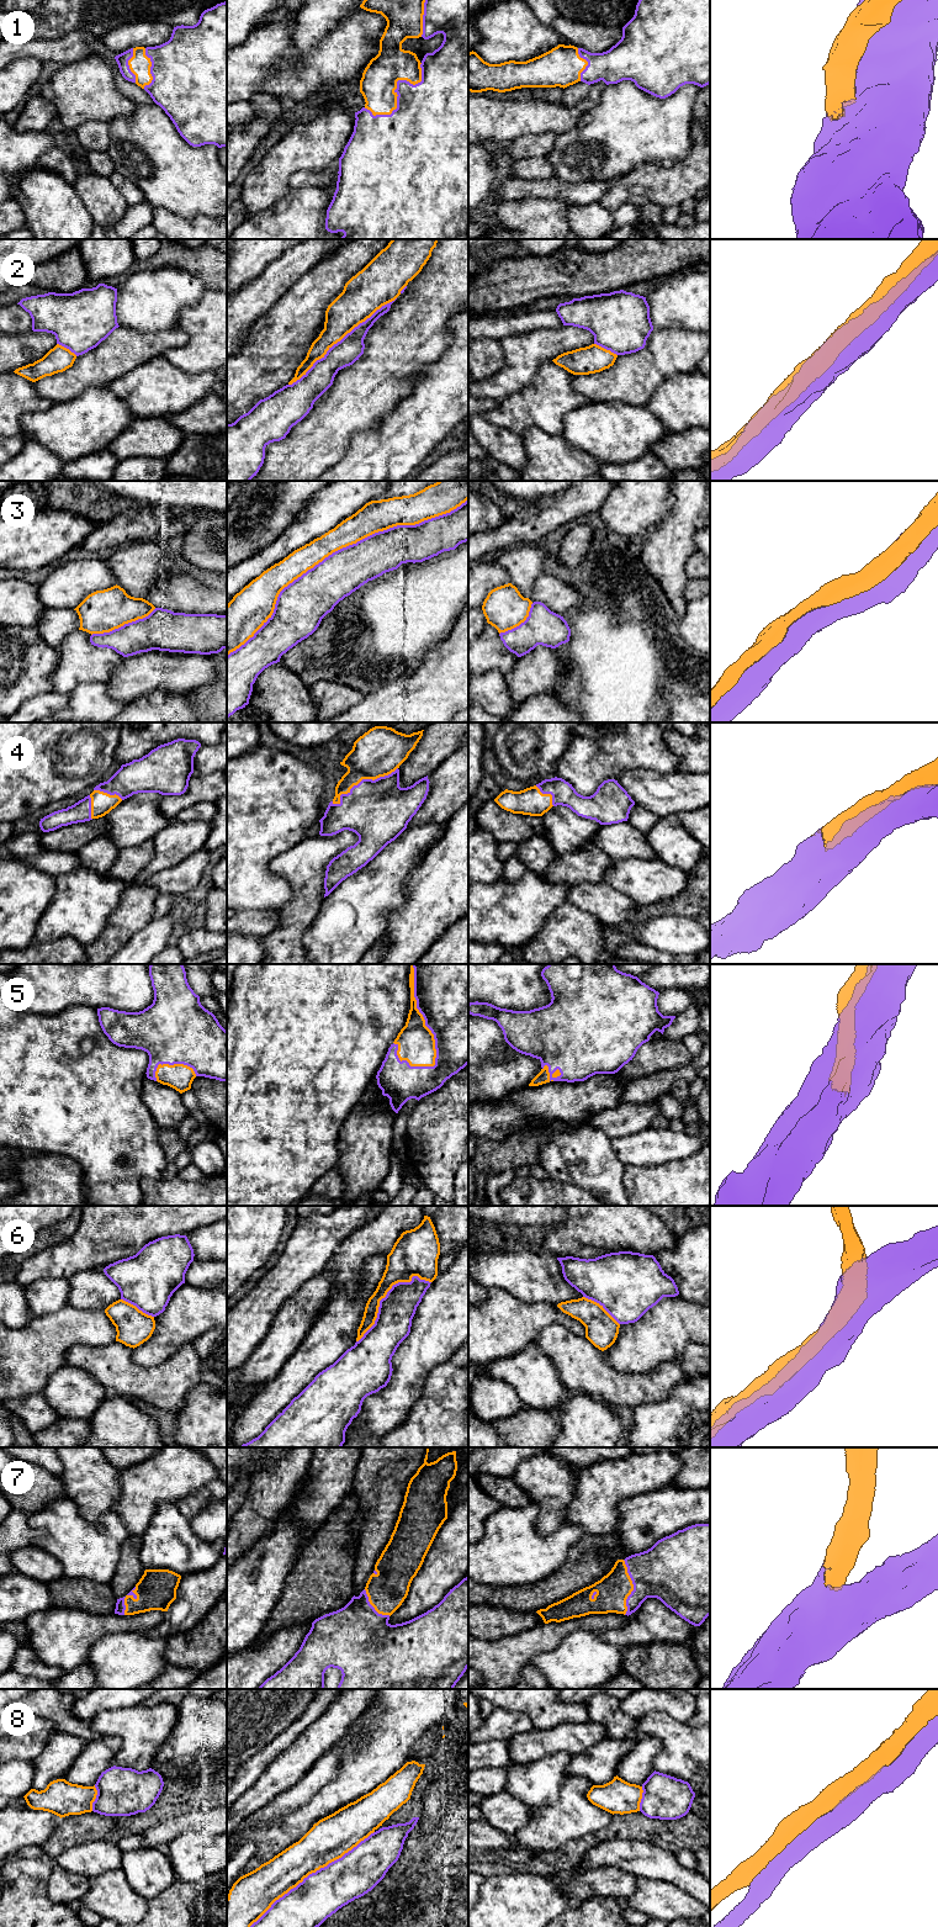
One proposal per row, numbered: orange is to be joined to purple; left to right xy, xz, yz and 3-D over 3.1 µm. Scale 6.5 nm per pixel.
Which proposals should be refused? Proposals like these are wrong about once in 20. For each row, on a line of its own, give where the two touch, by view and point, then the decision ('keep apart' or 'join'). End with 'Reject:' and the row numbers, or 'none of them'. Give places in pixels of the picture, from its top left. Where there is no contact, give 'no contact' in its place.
1: meets purple in xz at (395, 90); join
2: meets purple in xz at (343, 338); join
3: meets purple in xz at (340, 549); join
4: meets purple in xz at (362, 779); join
5: meets purple in xz at (423, 1016); join
6: meets purple in xz at (386, 1295); join
7: meets purple in yz at (634, 1587); join
8: meets purple in xz at (312, 1873); join
Reject: none of them

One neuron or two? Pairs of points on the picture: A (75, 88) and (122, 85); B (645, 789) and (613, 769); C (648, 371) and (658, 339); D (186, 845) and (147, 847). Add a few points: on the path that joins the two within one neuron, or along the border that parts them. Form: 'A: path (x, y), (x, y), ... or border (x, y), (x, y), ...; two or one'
A: border (111, 57), (115, 85), (136, 105); two
B: border (648, 768), (630, 768), (615, 779); two
C: path (652, 364), (658, 358), (658, 347); one
D: border (153, 840), (153, 859), (139, 873); two

